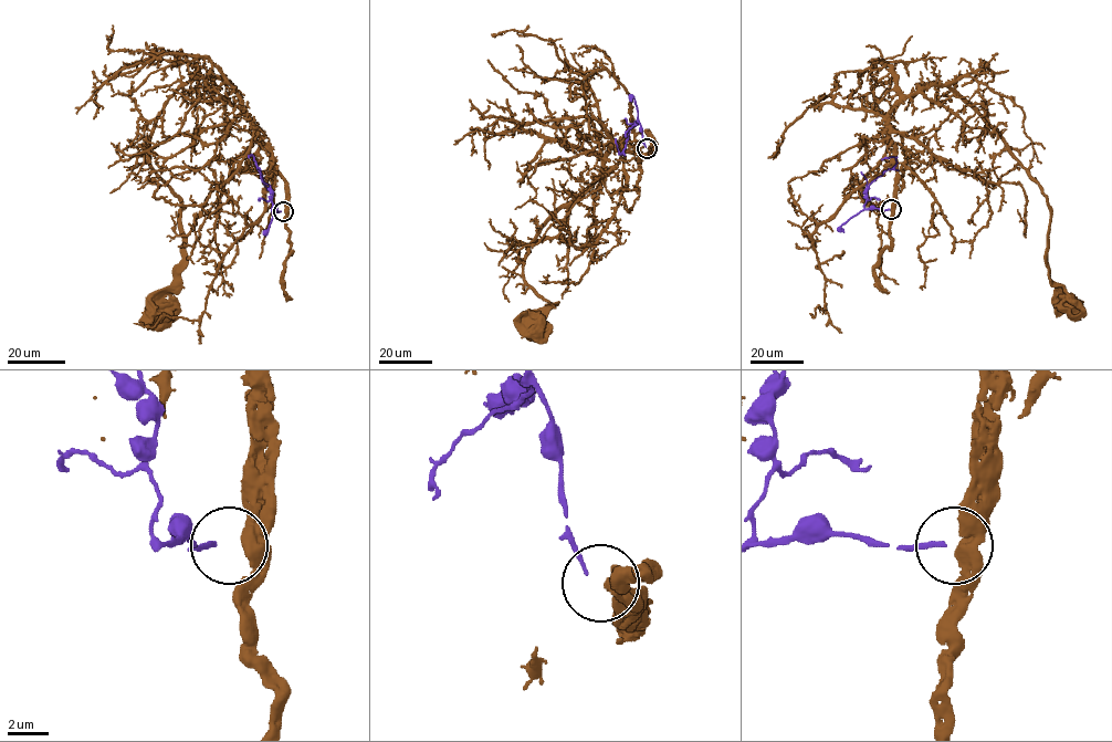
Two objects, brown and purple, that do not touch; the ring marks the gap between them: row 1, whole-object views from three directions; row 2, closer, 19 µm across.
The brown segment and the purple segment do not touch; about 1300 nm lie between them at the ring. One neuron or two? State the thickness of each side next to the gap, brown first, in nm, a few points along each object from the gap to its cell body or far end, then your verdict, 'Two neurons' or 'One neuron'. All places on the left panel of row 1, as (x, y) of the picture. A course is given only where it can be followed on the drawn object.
Thickness 750 nm (brown) against 190 nm. Course of brown: (284, 211), (285, 180), (235, 91), (220, 79), (185, 83), (149, 147), (182, 238), (157, 315). Course of purple: (281, 211), (271, 209), (272, 190), (262, 178), (253, 156), (249, 158). Two neurons

